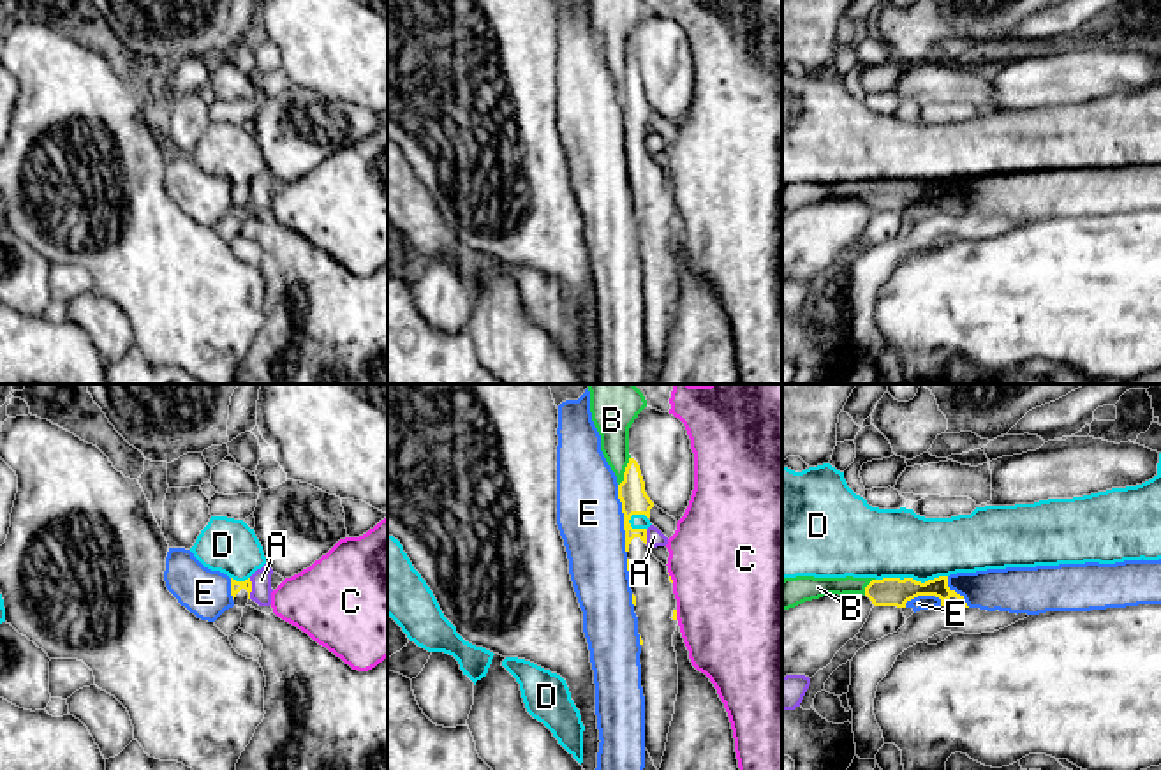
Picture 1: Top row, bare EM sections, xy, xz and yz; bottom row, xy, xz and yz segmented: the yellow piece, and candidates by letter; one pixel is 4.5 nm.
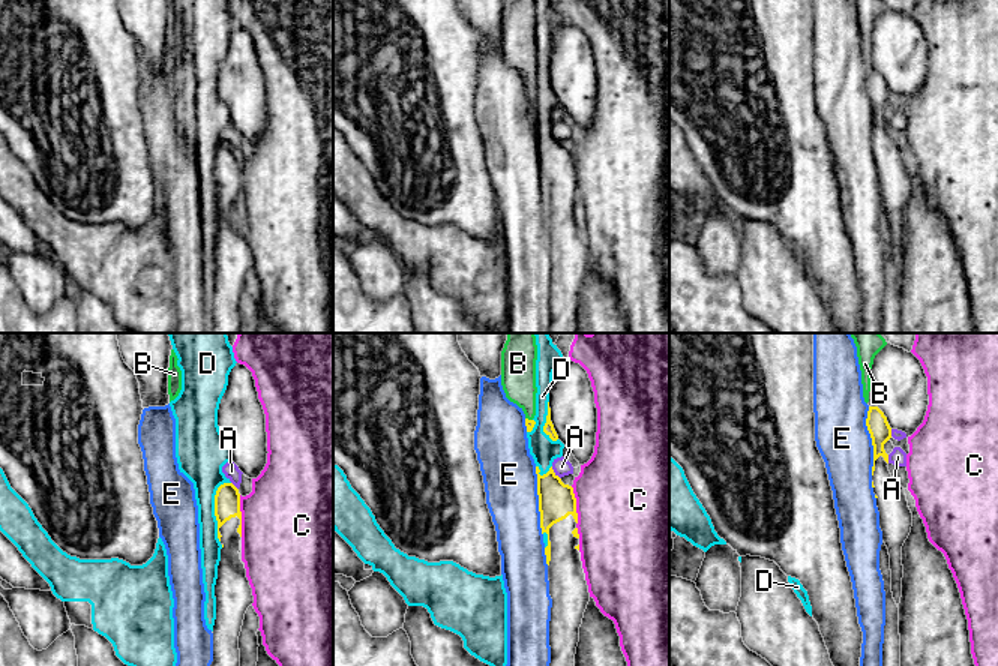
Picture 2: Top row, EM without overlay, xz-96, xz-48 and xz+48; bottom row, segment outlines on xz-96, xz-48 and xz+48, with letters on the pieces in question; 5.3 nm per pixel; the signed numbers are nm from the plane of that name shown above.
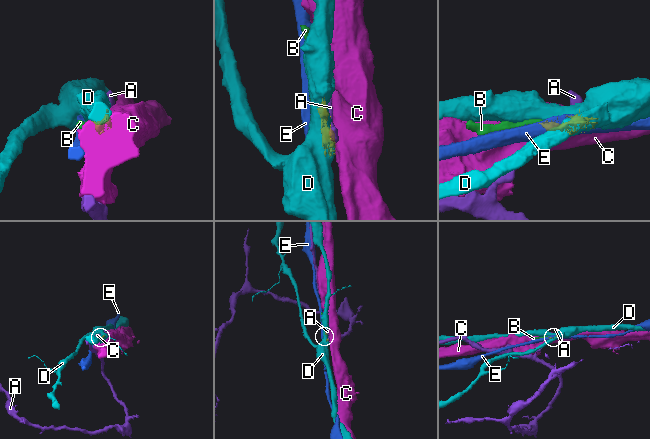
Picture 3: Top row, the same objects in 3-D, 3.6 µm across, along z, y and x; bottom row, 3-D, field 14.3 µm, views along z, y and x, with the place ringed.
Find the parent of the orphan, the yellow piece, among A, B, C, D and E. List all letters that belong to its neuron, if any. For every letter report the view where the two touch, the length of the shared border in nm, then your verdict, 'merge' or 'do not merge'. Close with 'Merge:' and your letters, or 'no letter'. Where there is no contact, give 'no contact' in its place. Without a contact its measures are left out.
A: xy | 100 nm | do not merge
B: xz | 140 nm | merge
C: xz | 60 nm | do not merge
D: yz | 320 nm | do not merge
E: xz | 320 nm | do not merge
Merge: B

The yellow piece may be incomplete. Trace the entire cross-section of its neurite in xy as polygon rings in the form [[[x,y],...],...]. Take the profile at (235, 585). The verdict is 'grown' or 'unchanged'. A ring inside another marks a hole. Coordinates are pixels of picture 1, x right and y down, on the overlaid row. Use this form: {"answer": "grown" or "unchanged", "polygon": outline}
{"answer": "grown", "polygon": [[[231,578],[231,596],[234,601],[234,606],[245,608],[252,592],[252,581],[250,578],[245,581],[236,581]]]}

